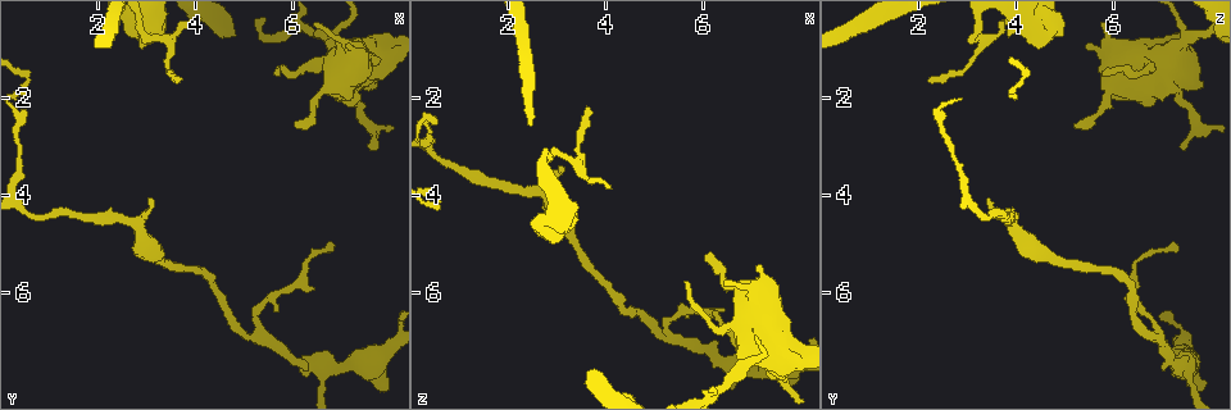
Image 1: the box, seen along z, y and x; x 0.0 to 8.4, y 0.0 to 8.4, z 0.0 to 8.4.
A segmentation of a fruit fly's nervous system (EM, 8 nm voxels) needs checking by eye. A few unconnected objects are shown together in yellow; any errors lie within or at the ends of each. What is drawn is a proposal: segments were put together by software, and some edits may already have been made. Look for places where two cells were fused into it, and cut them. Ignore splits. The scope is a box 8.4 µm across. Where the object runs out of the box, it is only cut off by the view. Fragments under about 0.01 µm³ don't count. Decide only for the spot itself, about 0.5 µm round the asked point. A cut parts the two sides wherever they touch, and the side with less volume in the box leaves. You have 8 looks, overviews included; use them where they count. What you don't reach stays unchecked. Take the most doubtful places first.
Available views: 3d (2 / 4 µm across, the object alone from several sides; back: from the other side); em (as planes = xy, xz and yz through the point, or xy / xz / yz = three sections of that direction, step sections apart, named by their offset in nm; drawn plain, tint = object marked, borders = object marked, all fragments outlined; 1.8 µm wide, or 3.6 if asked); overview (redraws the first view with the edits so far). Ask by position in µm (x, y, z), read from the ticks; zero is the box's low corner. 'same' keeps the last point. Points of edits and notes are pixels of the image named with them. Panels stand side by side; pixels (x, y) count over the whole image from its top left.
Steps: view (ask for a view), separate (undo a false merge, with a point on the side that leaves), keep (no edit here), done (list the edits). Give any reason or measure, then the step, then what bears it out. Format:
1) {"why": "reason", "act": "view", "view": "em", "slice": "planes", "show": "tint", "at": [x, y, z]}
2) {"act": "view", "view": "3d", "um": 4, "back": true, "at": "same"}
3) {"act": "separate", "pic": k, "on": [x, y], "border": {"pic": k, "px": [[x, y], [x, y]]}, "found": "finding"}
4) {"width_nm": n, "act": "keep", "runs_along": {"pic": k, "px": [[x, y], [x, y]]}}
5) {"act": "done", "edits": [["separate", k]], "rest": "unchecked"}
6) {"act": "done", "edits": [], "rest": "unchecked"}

{"why": "abrupt turn", "act": "view", "view": "em", "um": 3.6, "slice": "planes", "show": "tint", "at": [7.35, 7.45, 7.60]}

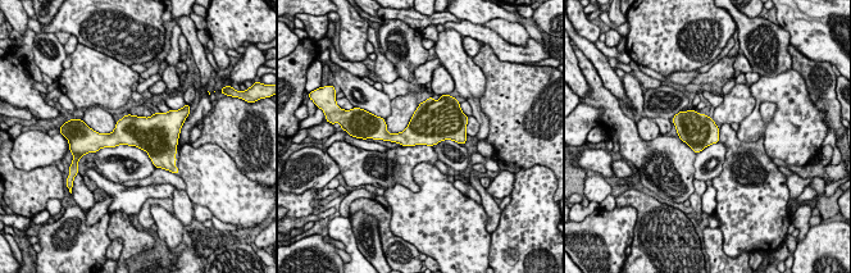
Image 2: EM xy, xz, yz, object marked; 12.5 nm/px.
{"width_nm": 380, "act": "keep", "found": "continuous, no second cell"}

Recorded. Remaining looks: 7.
{"act": "view", "view": "em", "slice": "xz", "step": 8, "show": "tint", "at": [3.30, 0.80, 3.30]}

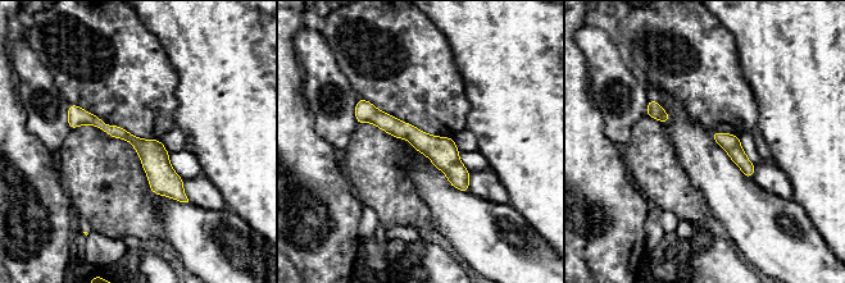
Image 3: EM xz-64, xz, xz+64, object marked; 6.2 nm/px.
{"why": "cut it another way", "act": "view", "view": "em", "slice": "planes", "show": "tint", "at": "same"}

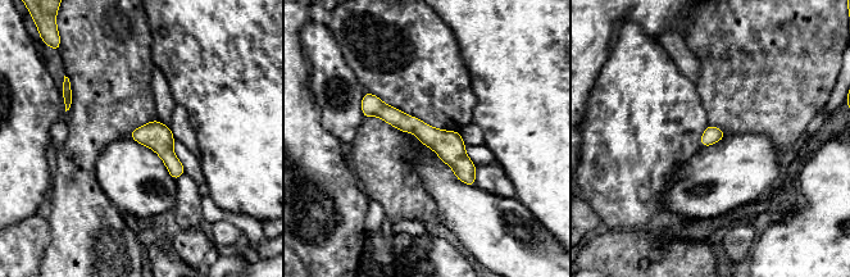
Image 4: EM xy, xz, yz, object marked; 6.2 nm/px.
{"act": "keep", "runs_along": {"pic": 4, "px": [[366, 98], [435, 139], [472, 181]]}, "found": "all the same cell"}

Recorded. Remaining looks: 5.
{"why": "sudden change in width", "act": "view", "view": "em", "um": 3.6, "slice": "yz", "step": 4, "show": "tint", "at": [6.90, 1.70, 5.95]}

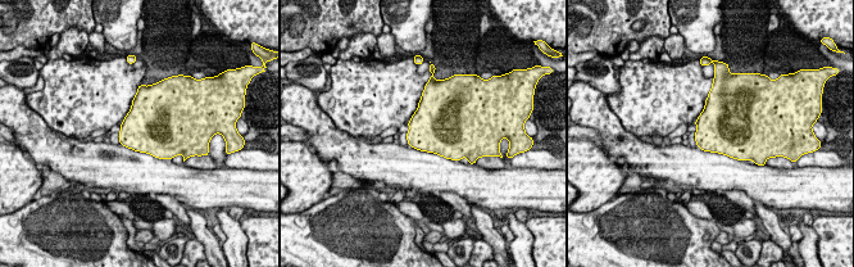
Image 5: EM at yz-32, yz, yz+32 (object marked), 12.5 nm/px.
{"why": "another direction", "act": "view", "view": "em", "um": 3.6, "slice": "planes", "show": "tint", "at": "same"}

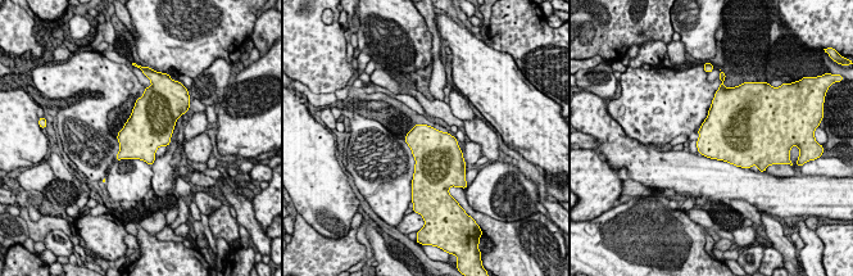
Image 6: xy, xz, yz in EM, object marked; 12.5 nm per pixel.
{"act": "keep", "found": "continuous, no second cell"}

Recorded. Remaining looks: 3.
{"why": "three arms meet", "act": "view", "view": "em", "slice": "planes", "show": "borders", "at": [5.25, 6.90, 6.90]}

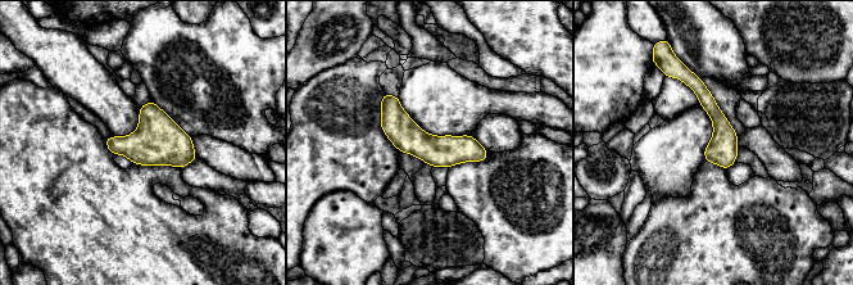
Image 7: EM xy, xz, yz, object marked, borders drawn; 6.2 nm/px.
{"act": "keep", "runs_along": {"pic": 7, "px": [[386, 98], [425, 146], [484, 154]]}, "found": "all the same cell"}

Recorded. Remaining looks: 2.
{"act": "done", "edits": [], "rest": "unchecked"}

